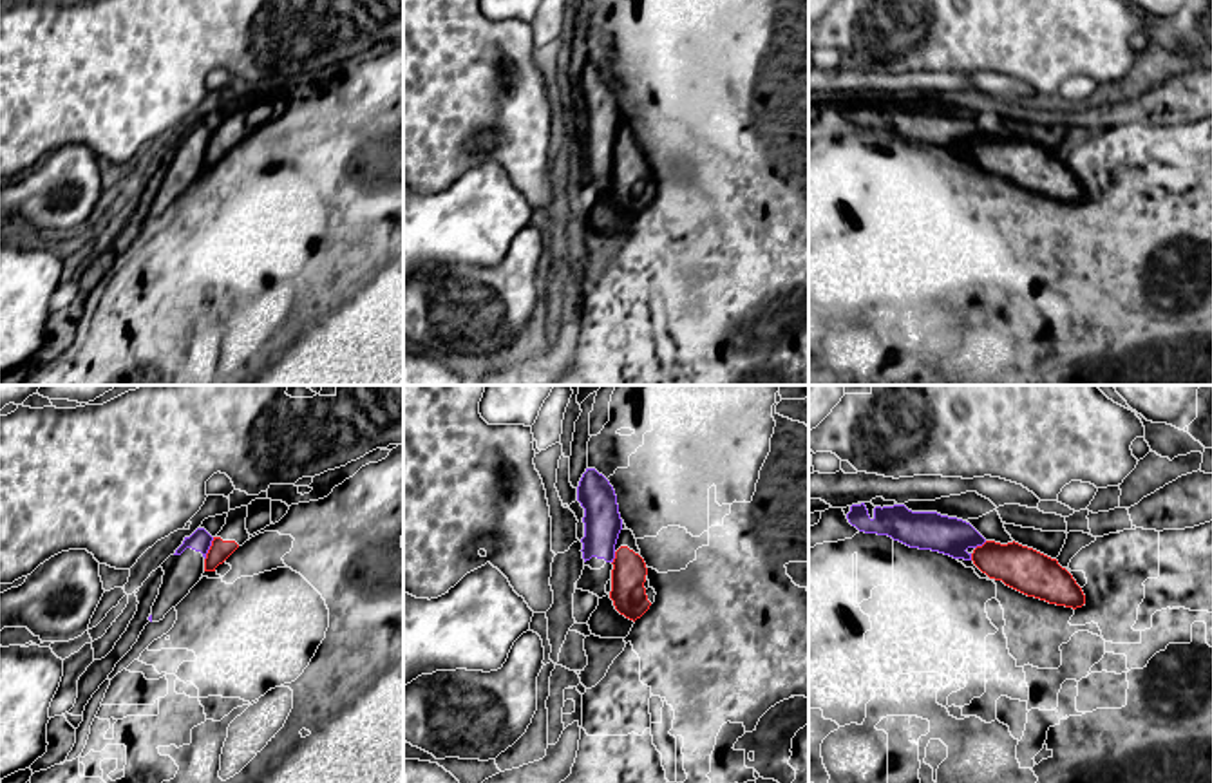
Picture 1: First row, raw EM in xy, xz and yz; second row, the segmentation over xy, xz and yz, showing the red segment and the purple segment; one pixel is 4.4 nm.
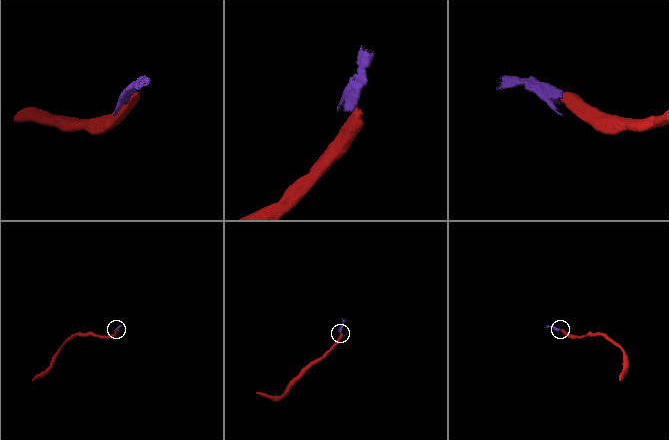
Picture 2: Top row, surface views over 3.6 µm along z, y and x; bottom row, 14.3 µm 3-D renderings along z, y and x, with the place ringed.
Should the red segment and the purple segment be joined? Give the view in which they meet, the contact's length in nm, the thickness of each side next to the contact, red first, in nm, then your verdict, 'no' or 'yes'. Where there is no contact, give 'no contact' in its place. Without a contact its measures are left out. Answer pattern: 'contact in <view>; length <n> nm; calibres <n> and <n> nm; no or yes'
contact in xy; length 110 nm; calibres 90 and 90 nm; no

